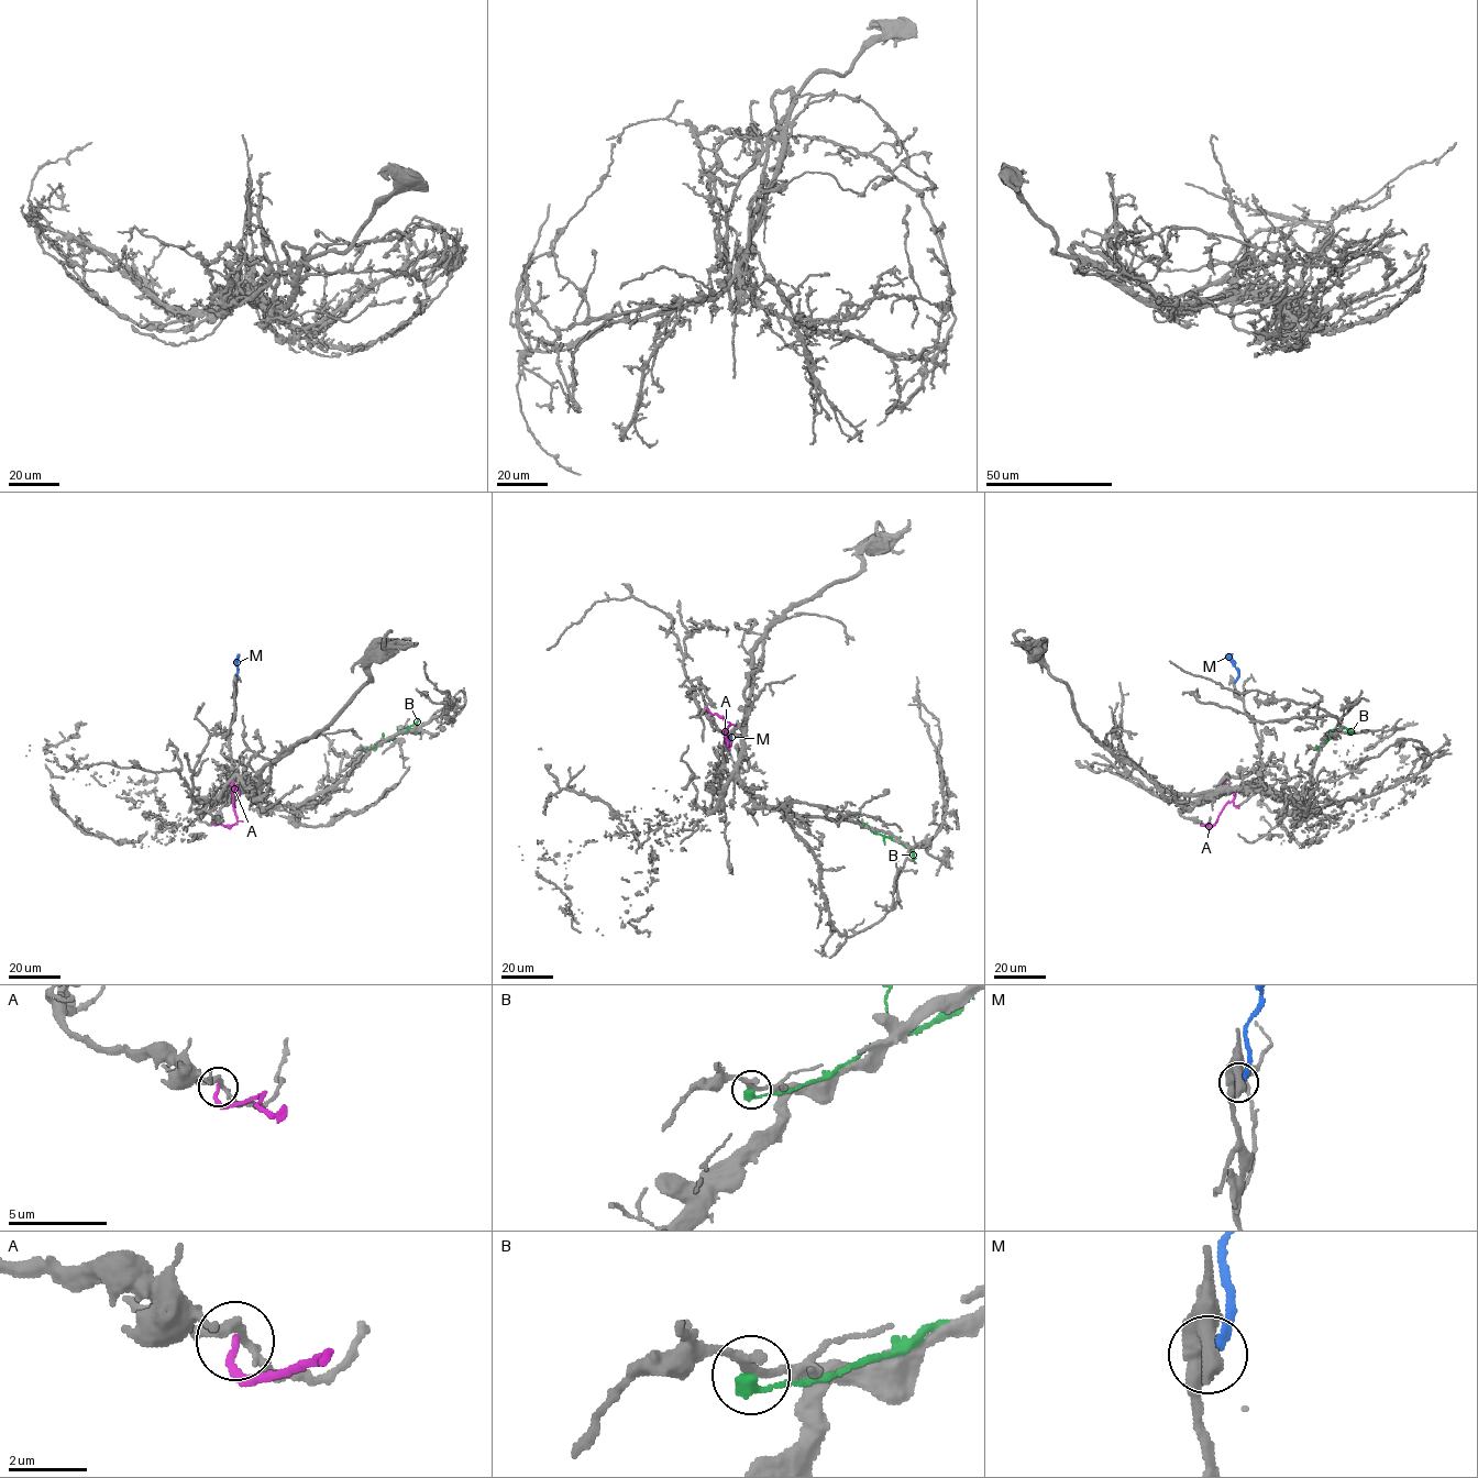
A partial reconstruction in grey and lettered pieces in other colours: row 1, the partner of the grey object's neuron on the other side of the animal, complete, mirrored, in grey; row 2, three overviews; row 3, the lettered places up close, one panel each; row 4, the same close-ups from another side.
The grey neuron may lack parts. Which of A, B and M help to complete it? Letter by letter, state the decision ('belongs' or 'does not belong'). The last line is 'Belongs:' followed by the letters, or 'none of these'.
A: does not belong
B: does not belong
M: does not belong
Belongs: none of these

